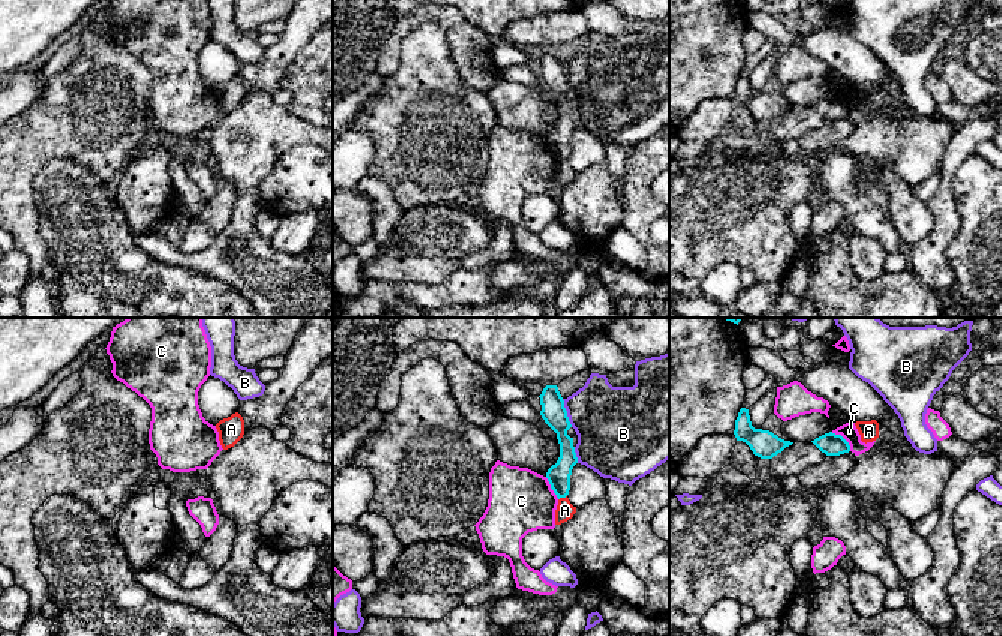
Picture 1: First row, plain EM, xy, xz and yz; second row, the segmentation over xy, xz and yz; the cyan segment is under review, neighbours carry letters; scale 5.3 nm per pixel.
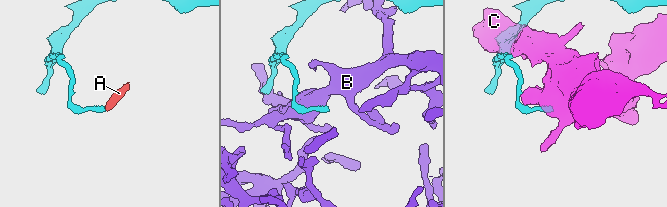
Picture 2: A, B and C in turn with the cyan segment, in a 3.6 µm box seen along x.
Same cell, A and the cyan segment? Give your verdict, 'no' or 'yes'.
no

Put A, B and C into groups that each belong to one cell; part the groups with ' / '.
A / B / C

